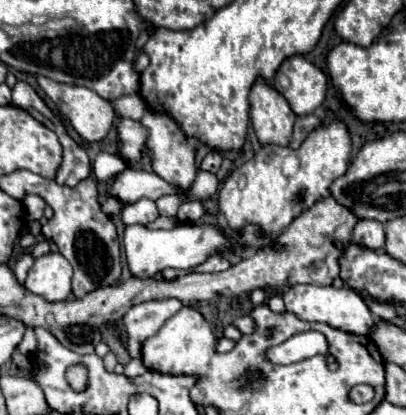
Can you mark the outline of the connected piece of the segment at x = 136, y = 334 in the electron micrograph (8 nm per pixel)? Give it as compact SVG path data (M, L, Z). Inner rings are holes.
M164 299L164 301L146 301L140 305L134 305L124 317L122 317L122 329L124 329L124 345L130 357L140 357L142 343L156 335L158 329L166 319L170 319L178 309L182 309L182 303L178 299Z

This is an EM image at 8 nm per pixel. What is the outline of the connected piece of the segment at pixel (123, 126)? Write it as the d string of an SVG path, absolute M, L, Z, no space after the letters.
M122 119L118 125L120 141L122 141L122 157L128 161L140 161L146 153L146 129L140 121Z

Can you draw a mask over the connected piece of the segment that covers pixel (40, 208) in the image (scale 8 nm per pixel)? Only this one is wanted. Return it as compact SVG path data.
M28 195L24 197L24 207L26 207L26 217L28 221L34 221L34 219L40 219L44 215L44 199L40 195Z

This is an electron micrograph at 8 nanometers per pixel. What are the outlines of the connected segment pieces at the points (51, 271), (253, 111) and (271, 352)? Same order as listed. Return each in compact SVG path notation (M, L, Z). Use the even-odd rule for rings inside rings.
M46 253L38 257L28 271L24 287L48 301L64 301L70 295L72 267L60 253Z
M256 79L250 89L250 121L262 145L288 145L296 113L292 113L288 101L274 85L264 79Z
M306 331L290 337L282 345L268 349L268 361L276 365L288 365L296 361L310 359L314 355L326 355L328 353L328 341L318 331Z

